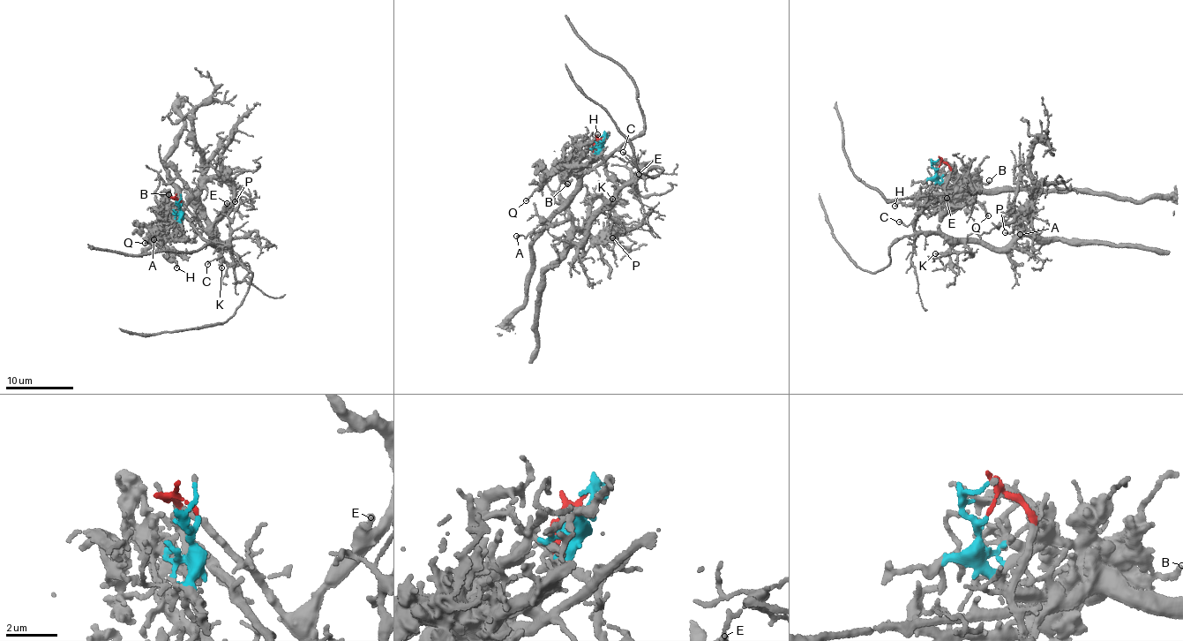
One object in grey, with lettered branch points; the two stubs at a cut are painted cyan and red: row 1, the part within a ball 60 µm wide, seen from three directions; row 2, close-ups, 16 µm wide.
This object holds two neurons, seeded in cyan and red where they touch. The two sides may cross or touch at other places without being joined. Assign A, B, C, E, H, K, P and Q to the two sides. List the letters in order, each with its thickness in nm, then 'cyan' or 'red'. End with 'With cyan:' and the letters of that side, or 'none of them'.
A: 150 nm | red
B: 200 nm | cyan
C: 130 nm | red
E: 120 nm | red
H: 170 nm | cyan
K: 200 nm | red
P: 150 nm | red
Q: 190 nm | cyan
With cyan: B, H, Q

